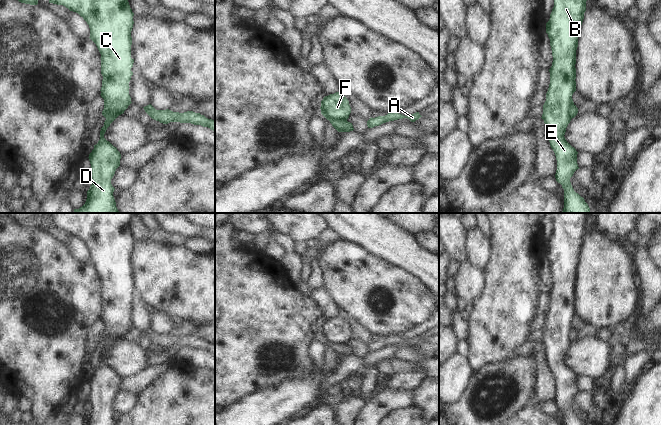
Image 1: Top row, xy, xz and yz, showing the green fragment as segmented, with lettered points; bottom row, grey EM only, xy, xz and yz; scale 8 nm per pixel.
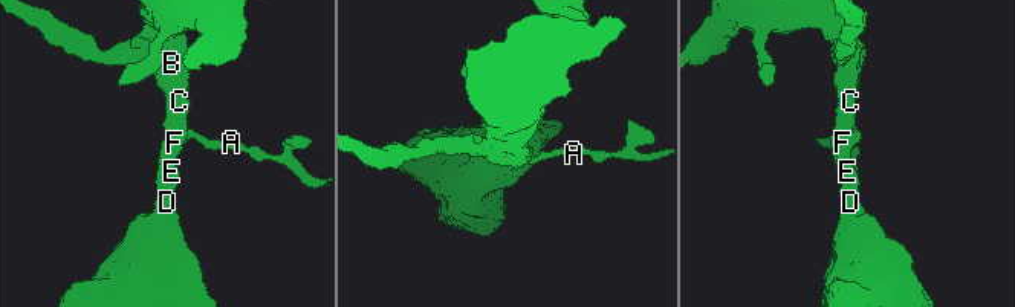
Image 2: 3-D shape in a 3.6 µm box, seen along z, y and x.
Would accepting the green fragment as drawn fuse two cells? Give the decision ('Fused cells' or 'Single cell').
Fused cells.

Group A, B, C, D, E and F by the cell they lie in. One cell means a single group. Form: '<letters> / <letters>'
A / B C D E F

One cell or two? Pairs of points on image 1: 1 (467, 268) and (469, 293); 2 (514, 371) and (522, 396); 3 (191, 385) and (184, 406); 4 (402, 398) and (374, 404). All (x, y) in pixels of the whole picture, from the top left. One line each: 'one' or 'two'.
1: one
2: one
3: one
4: one

